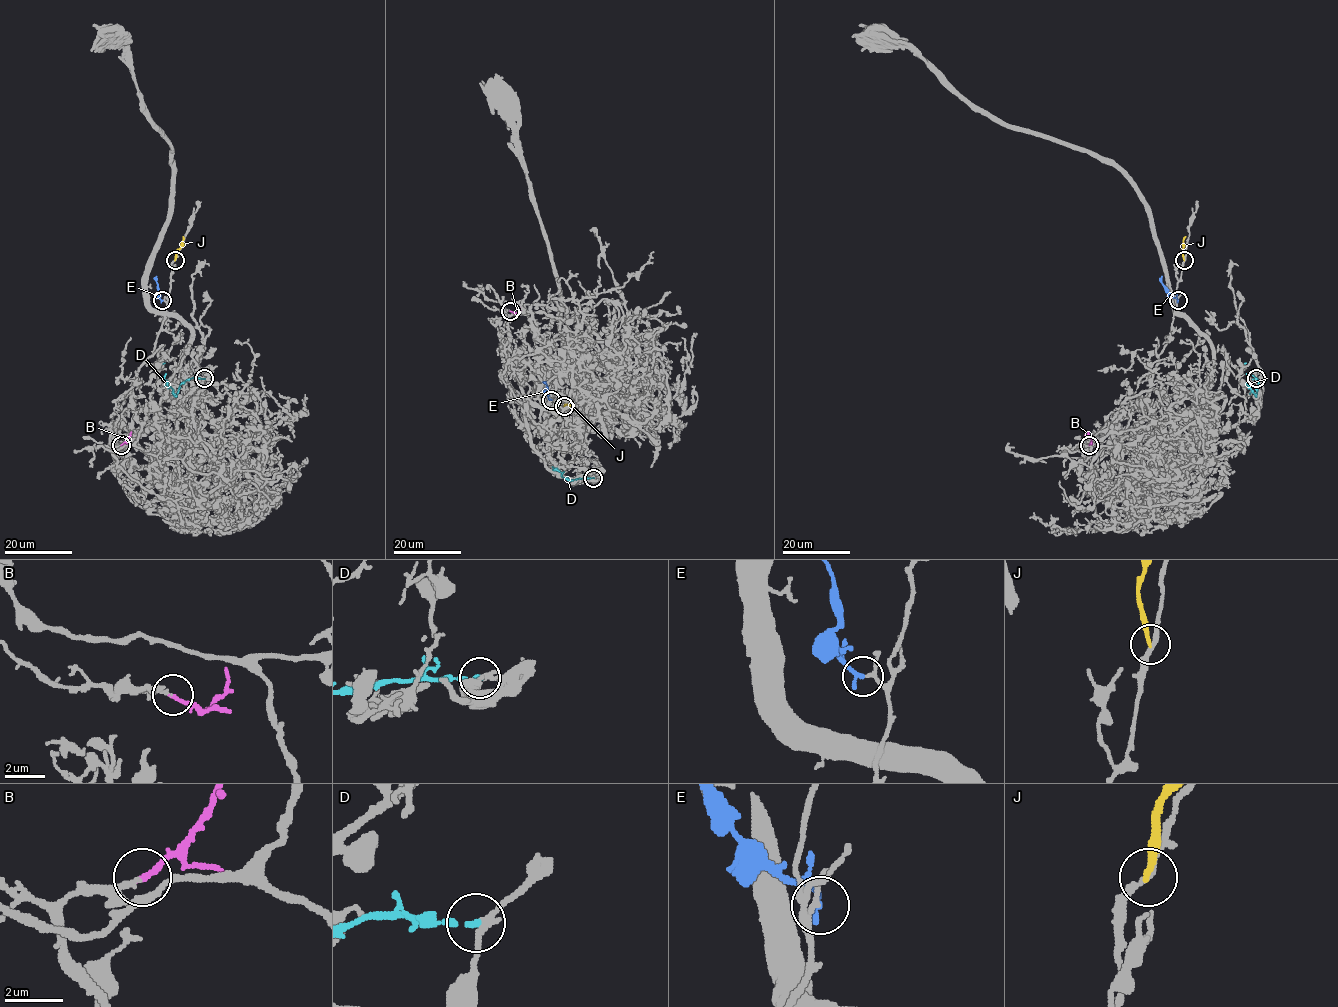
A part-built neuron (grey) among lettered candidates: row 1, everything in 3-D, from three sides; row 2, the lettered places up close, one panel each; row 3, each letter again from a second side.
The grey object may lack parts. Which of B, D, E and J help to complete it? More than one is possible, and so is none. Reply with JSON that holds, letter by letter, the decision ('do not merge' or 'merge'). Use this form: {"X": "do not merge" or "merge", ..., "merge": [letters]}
{"B": "merge", "D": "do not merge", "E": "merge", "J": "do not merge", "merge": ["B", "E"]}

